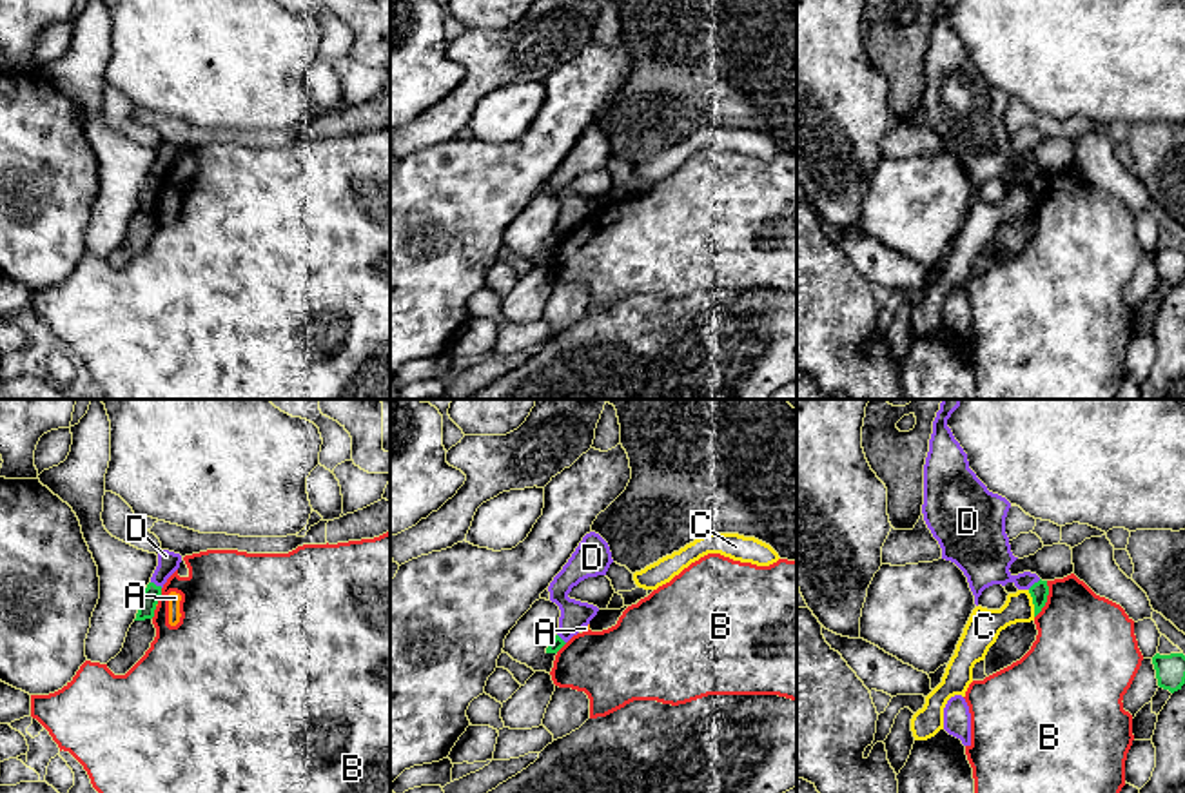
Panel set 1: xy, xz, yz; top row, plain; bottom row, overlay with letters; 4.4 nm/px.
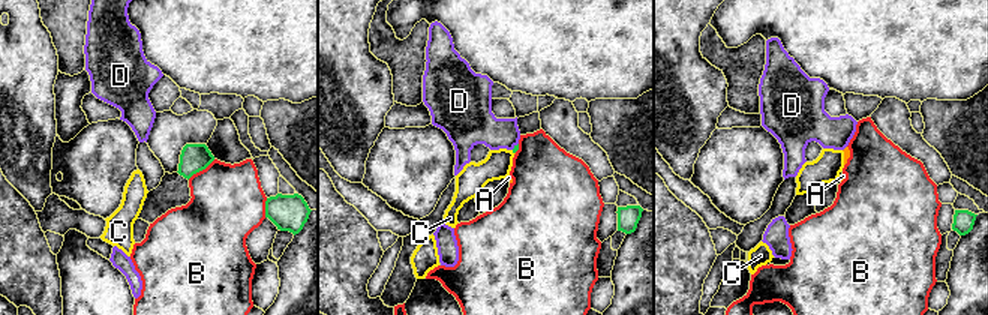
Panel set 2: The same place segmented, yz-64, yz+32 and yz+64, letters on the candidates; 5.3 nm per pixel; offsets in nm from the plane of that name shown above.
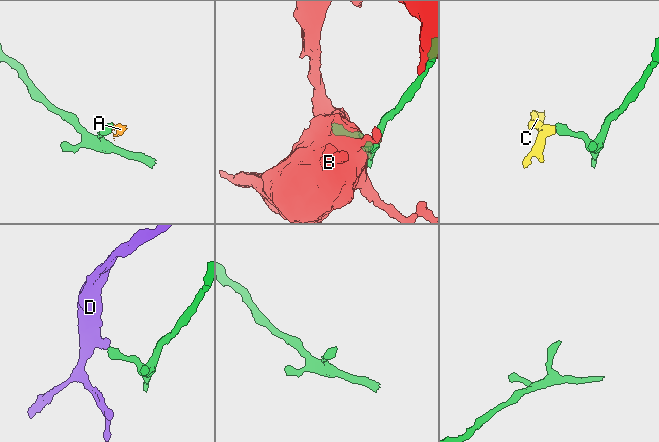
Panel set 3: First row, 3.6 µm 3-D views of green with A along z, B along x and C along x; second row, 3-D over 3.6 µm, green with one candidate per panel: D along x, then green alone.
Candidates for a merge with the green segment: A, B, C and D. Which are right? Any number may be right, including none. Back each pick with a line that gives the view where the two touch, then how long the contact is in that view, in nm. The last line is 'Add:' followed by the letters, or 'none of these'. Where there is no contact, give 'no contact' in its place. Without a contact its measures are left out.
Add: none of these

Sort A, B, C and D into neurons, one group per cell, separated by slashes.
A B / C / D

